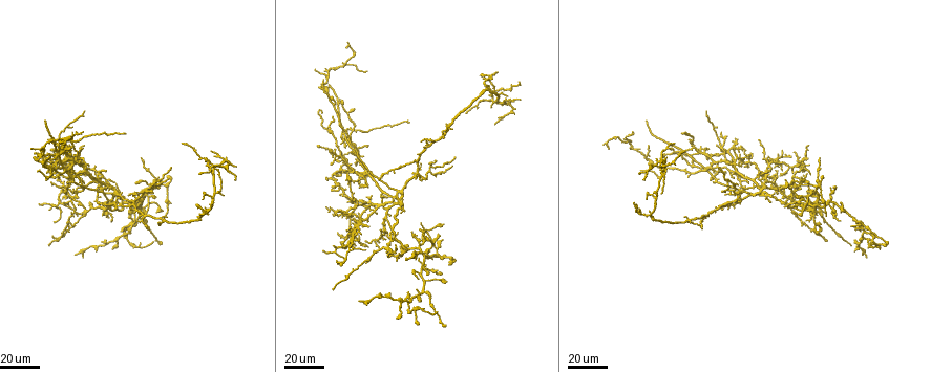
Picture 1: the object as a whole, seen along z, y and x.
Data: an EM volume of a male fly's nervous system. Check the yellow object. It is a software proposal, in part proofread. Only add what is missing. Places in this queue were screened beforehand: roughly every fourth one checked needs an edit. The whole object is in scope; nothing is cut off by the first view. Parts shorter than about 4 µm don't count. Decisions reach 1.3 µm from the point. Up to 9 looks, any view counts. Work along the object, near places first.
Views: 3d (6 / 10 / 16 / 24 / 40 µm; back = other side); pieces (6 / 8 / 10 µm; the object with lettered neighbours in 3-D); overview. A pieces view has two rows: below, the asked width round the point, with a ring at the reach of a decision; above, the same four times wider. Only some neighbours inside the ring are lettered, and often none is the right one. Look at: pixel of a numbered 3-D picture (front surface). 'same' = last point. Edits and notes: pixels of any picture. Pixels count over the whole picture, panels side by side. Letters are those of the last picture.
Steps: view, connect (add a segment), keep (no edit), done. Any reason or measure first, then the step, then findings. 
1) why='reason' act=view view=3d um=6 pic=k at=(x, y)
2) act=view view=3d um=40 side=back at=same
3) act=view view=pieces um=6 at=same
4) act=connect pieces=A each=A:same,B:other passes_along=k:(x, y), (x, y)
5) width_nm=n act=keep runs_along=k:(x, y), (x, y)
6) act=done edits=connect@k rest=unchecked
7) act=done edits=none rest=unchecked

why='long arm stops here' act=view view=3d um=24 pic=1 at=(645, 119)

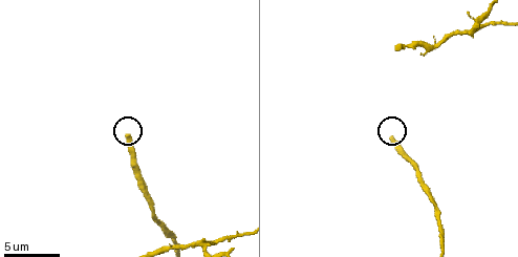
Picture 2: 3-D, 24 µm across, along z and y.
act=view view=3d um=6 pic=2 at=(392, 137)

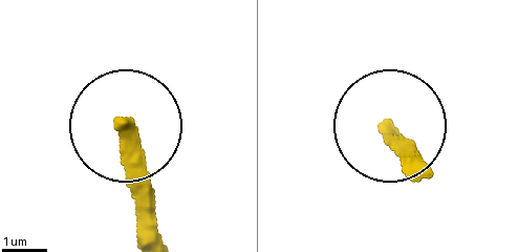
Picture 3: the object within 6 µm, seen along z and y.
why='see the neighbours' act=view view=pieces um=8 pic=3 at=(384, 128)

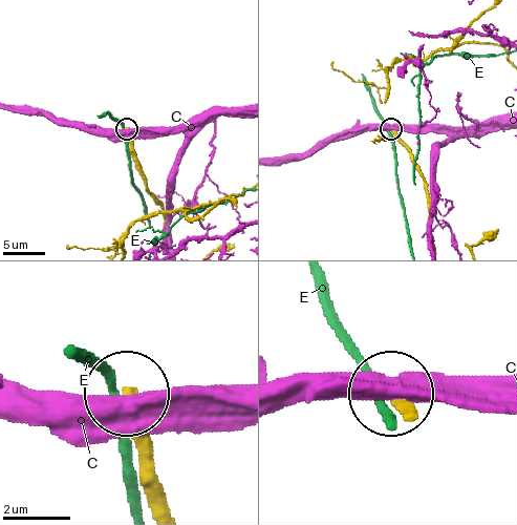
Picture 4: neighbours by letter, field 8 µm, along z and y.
act=keep each=C:other,E:other runs_along=4:(154, 503), (132, 396) found='no lettered segment goes on from it'

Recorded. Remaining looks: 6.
why='branch stops here' act=view view=3d um=40 pic=1 at=(330, 148)

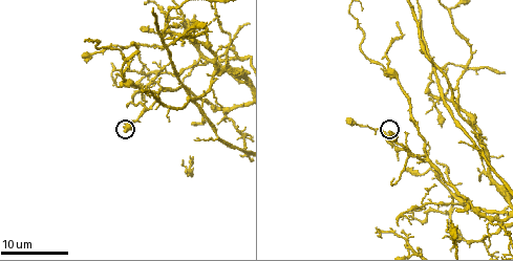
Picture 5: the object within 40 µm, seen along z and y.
why='see the neighbours' act=view view=pieces um=10 pic=5 at=(126, 130)

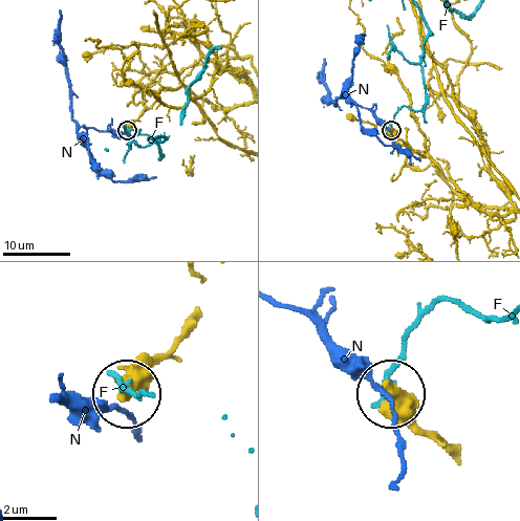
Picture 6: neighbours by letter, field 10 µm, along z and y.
act=keep each=F:other,N:other runs_along=6:(448, 453), (395, 394) found='none of them fits'

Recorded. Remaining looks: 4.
why='an open end' act=view view=3d um=24 pic=5 at=(193, 123)

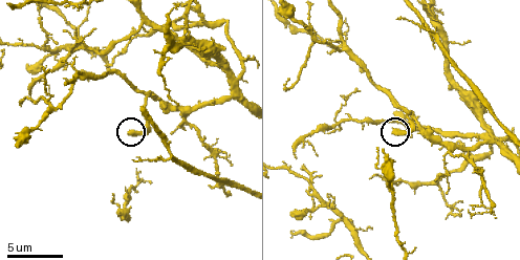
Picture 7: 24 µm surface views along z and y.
why='what lies round it' act=view view=pieces um=10 pic=7 at=(392, 131)

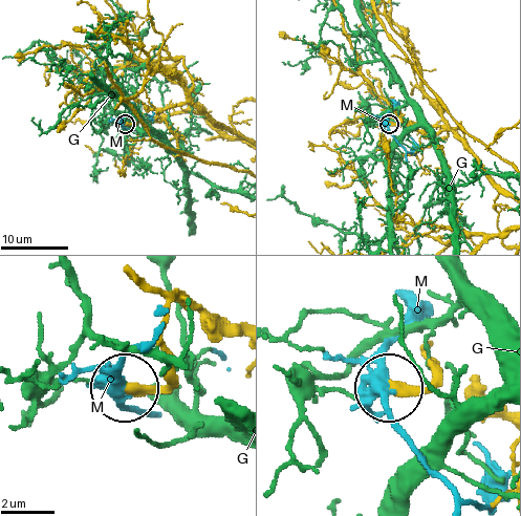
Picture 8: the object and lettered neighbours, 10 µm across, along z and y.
act=keep each=G:other,M:other found='no lettered segment goes on from it'

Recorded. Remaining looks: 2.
why='an open end' act=view view=3d um=40 pic=1 at=(443, 272)

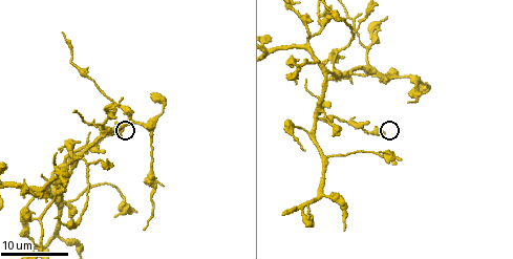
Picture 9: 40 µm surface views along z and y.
act=view view=pieces um=6 pic=9 at=(382, 133)

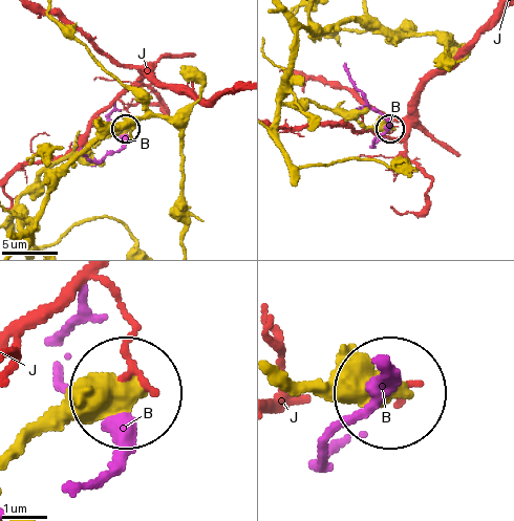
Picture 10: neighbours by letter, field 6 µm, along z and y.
act=keep each=B:other,J:other runs_along=10:(284, 376), (382, 388) found='none of them fits'

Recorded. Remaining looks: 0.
act=done edits=none rest=unchecked

